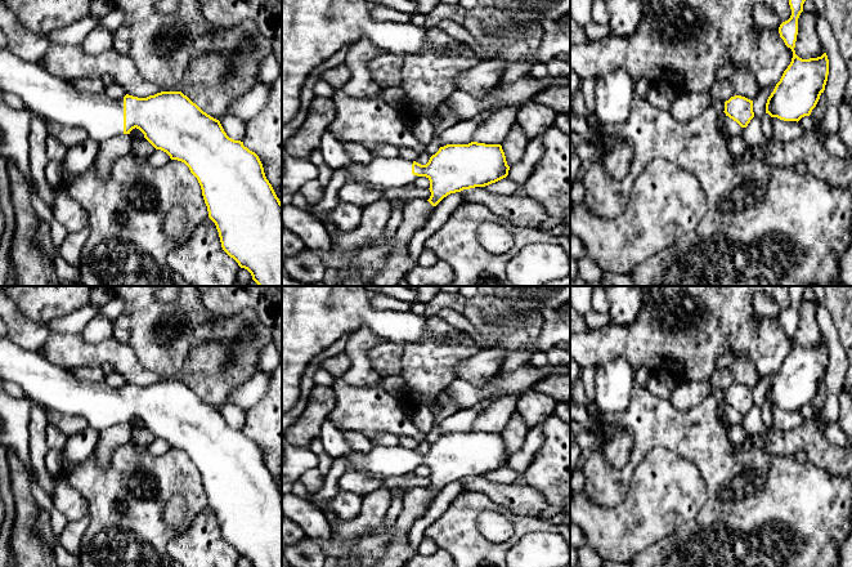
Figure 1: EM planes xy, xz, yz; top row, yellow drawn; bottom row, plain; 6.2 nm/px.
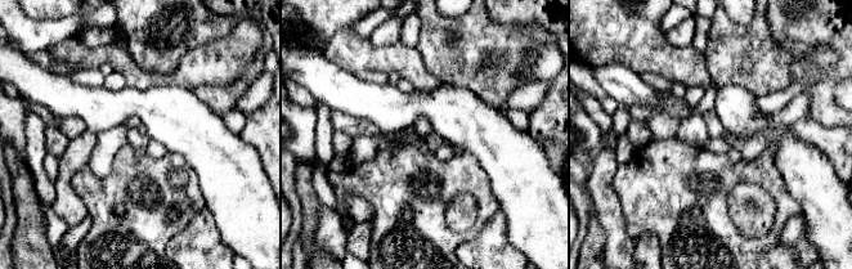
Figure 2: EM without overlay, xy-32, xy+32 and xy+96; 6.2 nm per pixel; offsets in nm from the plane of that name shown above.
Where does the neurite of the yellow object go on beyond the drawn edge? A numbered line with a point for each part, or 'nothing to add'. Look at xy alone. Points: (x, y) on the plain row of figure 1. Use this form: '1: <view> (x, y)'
1: xy (54, 387)

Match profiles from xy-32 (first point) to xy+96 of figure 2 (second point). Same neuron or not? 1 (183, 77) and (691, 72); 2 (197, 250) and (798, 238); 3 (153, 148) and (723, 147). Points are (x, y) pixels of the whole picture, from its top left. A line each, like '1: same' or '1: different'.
1: same
2: same
3: different

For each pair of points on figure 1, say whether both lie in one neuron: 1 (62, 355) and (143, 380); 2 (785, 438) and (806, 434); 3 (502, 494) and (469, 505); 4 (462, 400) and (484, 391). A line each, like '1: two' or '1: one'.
1: one
2: one
3: two
4: one

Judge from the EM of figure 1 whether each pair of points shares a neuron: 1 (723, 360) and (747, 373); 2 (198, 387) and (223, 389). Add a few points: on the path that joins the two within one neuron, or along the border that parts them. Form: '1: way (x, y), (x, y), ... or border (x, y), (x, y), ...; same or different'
1: border (735, 360), (727, 367), (714, 371); different
2: way (205, 388), (216, 389); same

